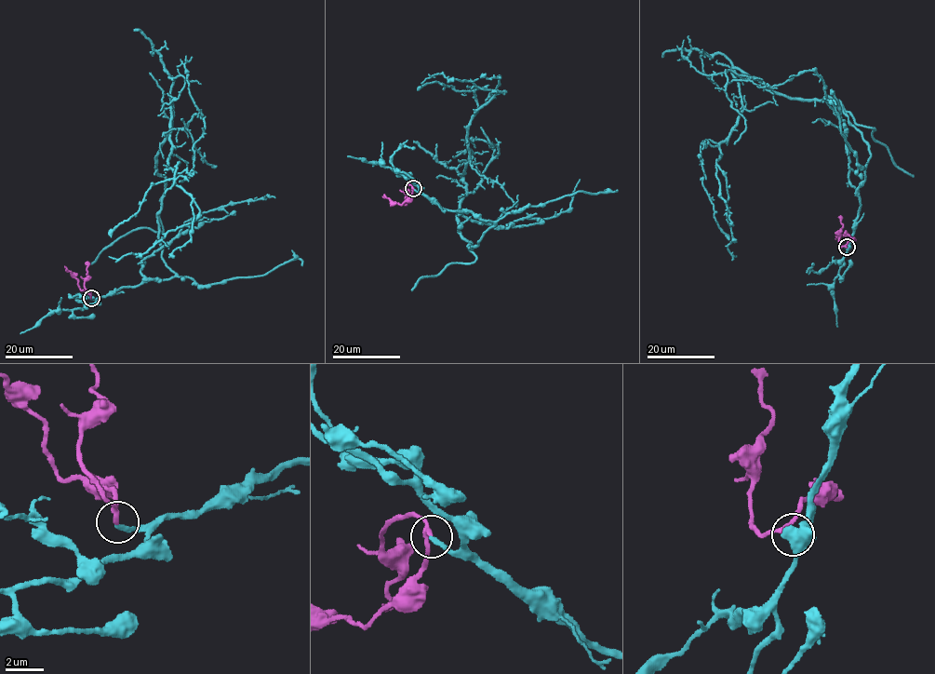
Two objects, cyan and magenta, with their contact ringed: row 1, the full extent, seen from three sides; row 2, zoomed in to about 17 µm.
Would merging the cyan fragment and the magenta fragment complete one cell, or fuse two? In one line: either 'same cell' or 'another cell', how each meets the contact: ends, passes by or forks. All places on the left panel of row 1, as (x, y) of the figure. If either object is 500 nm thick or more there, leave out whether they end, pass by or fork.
same cell; cyan ends there; magenta passes by

